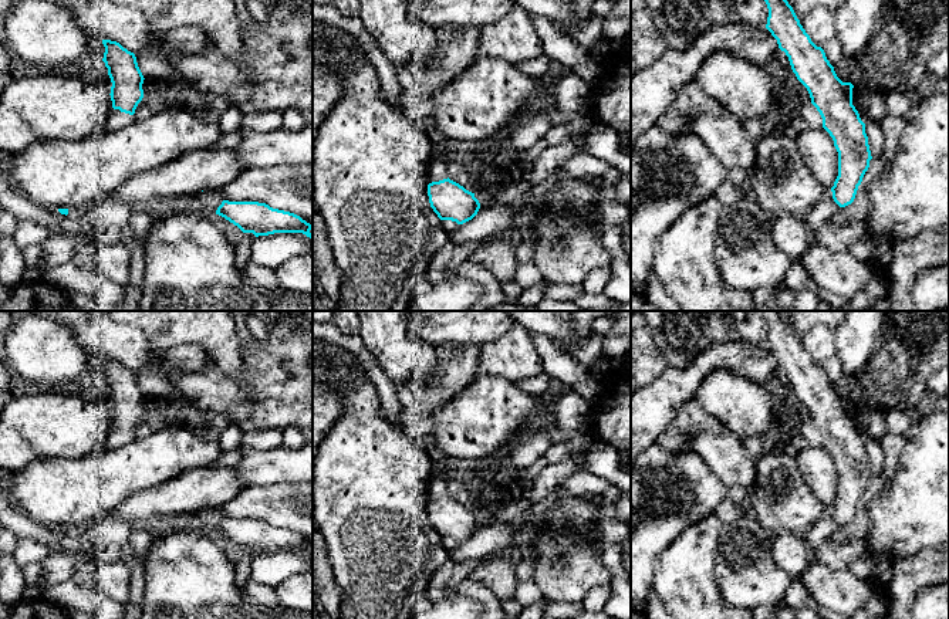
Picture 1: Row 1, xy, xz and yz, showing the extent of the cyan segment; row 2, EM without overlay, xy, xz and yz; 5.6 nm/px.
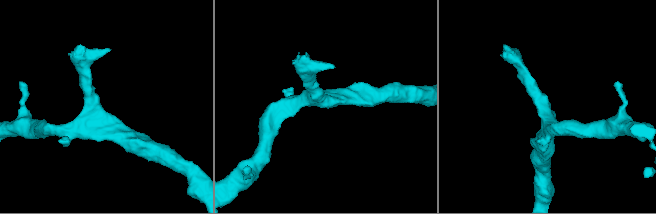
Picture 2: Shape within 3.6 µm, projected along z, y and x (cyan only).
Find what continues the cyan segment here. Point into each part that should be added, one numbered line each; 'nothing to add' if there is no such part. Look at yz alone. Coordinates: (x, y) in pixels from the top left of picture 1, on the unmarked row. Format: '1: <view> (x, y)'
1: yz (809, 436)

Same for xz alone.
1: xz (435, 489)

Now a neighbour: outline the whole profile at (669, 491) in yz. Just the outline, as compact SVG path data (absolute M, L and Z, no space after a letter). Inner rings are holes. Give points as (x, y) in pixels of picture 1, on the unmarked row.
M651 444L631 464L631 606L648 610L658 557L688 527L716 513L729 488L692 449L672 453Z

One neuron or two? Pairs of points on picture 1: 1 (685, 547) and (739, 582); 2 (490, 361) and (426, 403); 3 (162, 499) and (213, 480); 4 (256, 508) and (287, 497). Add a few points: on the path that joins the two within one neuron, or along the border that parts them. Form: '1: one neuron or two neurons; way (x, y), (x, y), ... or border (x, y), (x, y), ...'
1: two neurons; border (719, 534), (715, 579), (723, 599)
2: two neurons; border (480, 348), (478, 375)
3: one neuron; way (175, 496), (201, 487)
4: one neuron; way (263, 503), (280, 503)

